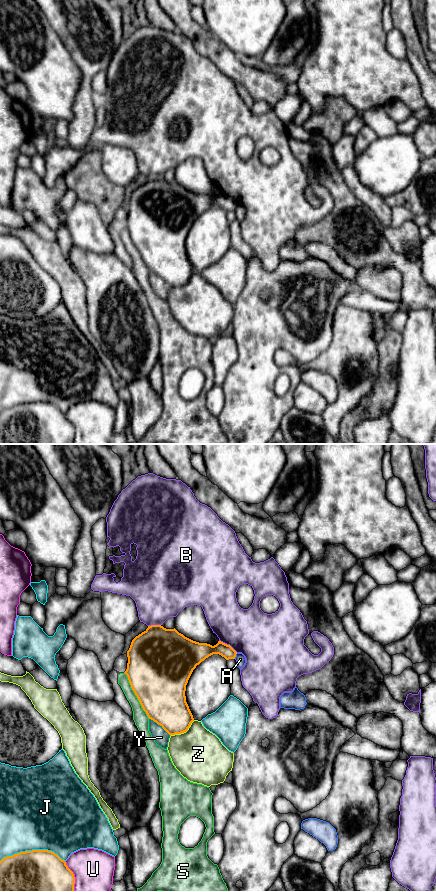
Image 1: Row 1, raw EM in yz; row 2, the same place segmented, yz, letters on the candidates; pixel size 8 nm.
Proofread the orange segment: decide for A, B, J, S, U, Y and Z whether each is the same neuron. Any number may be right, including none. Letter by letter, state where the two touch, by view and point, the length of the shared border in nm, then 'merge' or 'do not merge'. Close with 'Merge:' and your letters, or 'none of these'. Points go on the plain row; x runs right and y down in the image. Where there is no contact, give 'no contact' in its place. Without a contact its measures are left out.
A: contact yz (235, 208); length 50 nm; do not merge
B: contact yz (228, 197); length 180 nm; do not merge
J: contact yz (32, 402); length 500 nm; do not merge
S: contact yz (135, 246); length 420 nm; do not merge
U: contact yz (73, 428); length 260 nm; do not merge
Y: contact yz (160, 277); length 220 nm; do not merge
Z: contact yz (183, 284); length 240 nm; do not merge
Merge: none of these

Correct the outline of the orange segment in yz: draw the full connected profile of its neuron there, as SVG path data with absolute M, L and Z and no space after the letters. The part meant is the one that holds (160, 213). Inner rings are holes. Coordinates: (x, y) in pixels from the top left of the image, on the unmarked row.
M161 177L148 178L132 192L127 203L128 215L124 225L148 270L170 288L186 284L194 273L186 254L186 237L196 218L213 206L229 212L235 211L237 204L221 193L214 198L199 195L185 189L175 180L166 181Z

